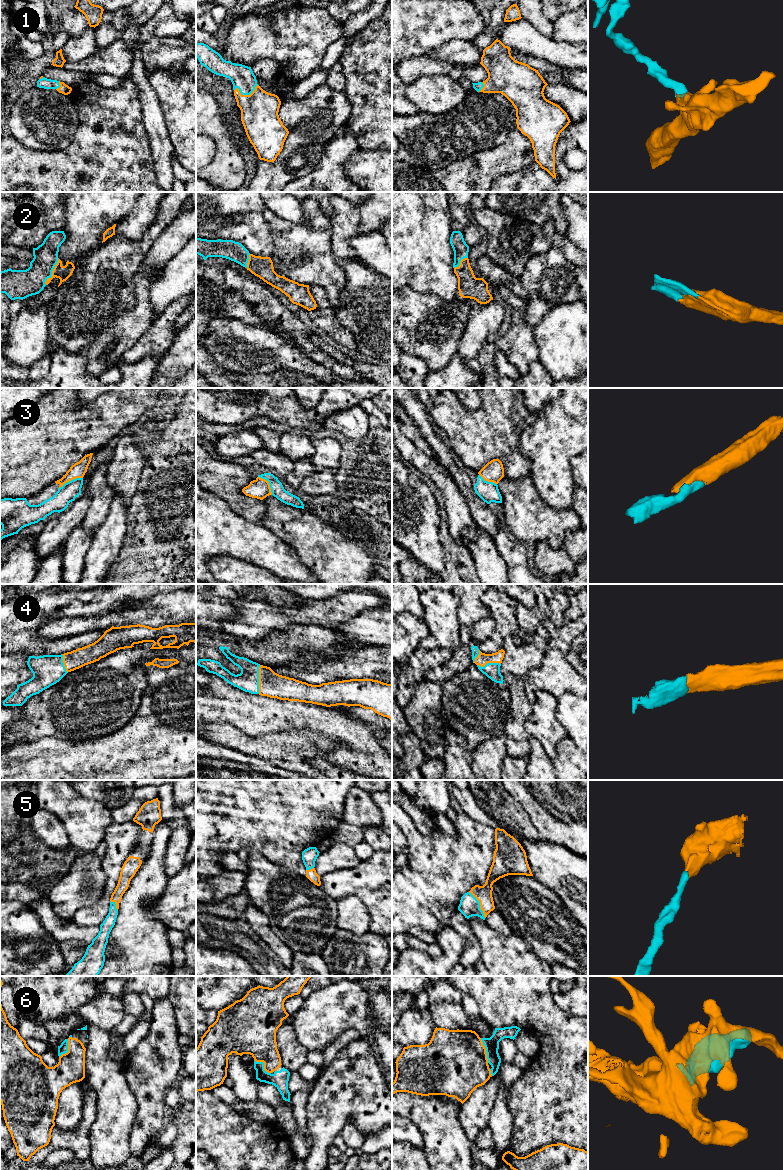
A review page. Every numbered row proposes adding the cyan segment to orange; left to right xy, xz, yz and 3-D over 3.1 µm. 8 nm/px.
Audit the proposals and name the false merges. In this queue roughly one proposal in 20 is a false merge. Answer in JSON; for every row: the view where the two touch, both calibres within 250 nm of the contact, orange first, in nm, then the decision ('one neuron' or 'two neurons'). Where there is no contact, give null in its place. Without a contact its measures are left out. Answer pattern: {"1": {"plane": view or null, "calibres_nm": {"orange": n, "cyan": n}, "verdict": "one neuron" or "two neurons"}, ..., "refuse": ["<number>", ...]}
{"1": {"plane": "xz", "calibres_nm": {"orange": 300, "cyan": 190}, "verdict": "one neuron"}, "2": {"plane": "xy", "calibres_nm": {"orange": 110, "cyan": 220}, "verdict": "one neuron"}, "3": {"plane": "xy", "calibres_nm": {"orange": 120, "cyan": 150}, "verdict": "one neuron"}, "4": {"plane": "xz", "calibres_nm": {"orange": 200, "cyan": 180}, "verdict": "one neuron"}, "5": {"plane": "yz", "calibres_nm": {"orange": 140, "cyan": 170}, "verdict": "one neuron"}, "6": {"plane": "yz", "calibres_nm": {"orange": 500, "cyan": 120}, "verdict": "one neuron"}, "refuse": []}

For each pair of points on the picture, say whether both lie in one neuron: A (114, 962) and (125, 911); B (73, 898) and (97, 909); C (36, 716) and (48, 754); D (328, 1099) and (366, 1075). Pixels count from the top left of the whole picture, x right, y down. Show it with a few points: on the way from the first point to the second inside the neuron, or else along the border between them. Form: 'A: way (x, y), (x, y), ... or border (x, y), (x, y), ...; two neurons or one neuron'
A: way (125, 951), (125, 924); one neuron
B: border (104, 887), (93, 904), (81, 907), (70, 919); two neurons
C: border (66, 739), (40, 737), (35, 740), (20, 742); two neurons
D: way (337, 1098), (357, 1082); one neuron

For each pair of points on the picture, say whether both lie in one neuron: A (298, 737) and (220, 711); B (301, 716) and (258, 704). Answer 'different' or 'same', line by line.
A: different
B: same

